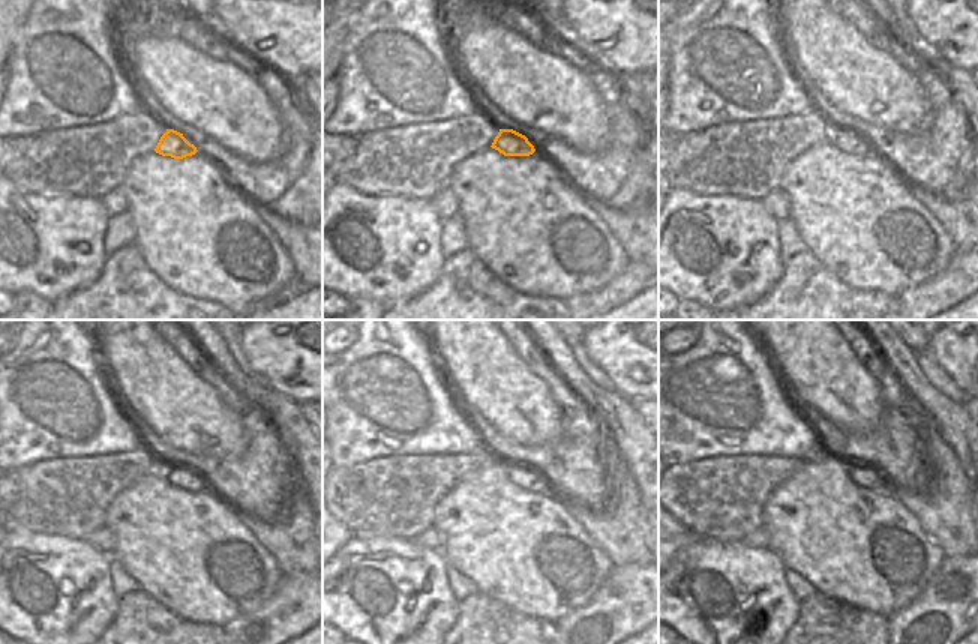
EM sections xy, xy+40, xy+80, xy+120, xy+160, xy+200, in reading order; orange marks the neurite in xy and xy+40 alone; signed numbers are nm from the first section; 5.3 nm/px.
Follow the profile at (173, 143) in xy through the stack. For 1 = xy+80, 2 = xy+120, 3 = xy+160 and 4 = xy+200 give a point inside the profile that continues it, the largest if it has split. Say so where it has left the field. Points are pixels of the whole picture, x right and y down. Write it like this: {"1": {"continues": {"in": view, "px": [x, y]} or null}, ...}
{"1": {"continues": {"in": "xy+80", "px": [845, 140]}}, "2": {"continues": {"in": "xy+120", "px": [182, 478]}}, "3": {"continues": {"in": "xy+160", "px": [521, 476]}}, "4": {"continues": {"in": "xy+200", "px": [866, 475]}}}

